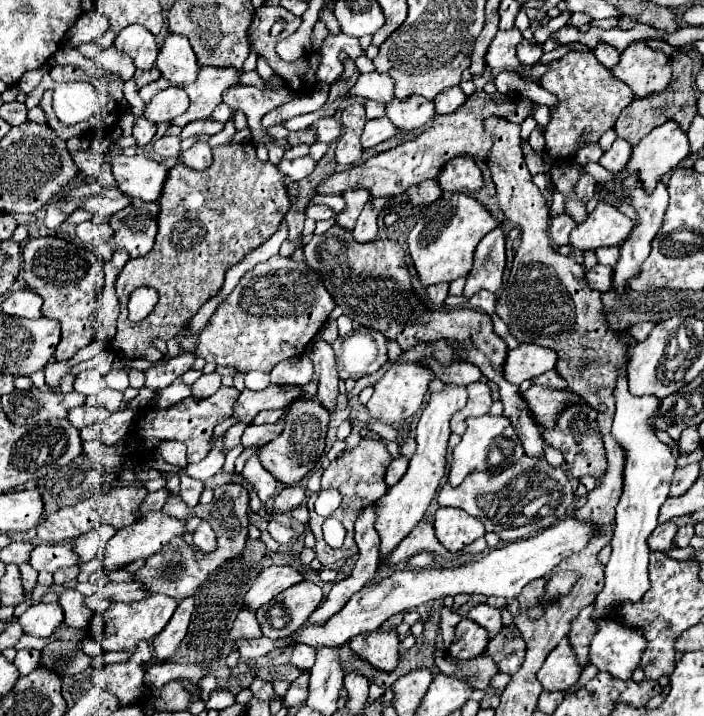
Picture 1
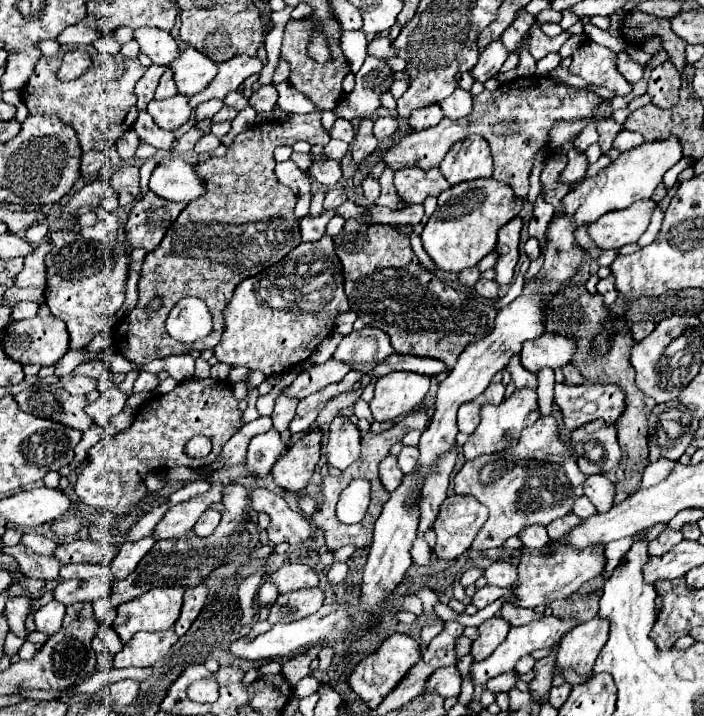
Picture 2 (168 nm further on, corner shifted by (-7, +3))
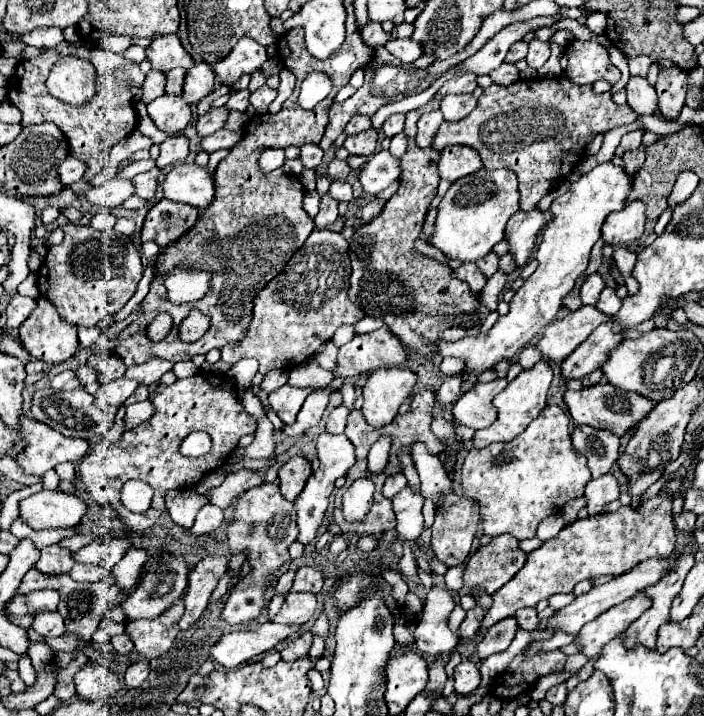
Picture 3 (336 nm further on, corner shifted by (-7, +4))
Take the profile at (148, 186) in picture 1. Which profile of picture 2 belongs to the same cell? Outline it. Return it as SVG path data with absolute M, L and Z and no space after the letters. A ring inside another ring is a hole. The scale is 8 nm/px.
M170 159L160 163L150 177L150 191L168 201L190 203L206 193L204 181L196 175L194 165L184 159Z

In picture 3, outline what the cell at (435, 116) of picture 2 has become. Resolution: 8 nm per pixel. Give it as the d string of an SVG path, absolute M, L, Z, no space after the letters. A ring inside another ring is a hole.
M434 110L434 112L428 112L428 114L420 116L420 120L416 124L418 126L416 144L420 148L428 148L430 142L432 142L432 138L434 138L434 134L436 134L436 130L438 130L438 126L442 122L444 122L444 118L442 118L442 112L440 110Z

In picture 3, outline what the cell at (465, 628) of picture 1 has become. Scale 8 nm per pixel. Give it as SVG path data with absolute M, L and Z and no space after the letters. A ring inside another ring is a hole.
M514 616L496 622L496 626L490 626L486 630L486 634L482 636L482 640L478 642L478 648L476 648L478 650L478 656L484 660L490 654L504 652L510 646L516 630L518 630L518 624L516 624L516 618Z

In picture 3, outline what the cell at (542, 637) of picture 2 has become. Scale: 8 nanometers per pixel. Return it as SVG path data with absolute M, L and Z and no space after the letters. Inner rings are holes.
M674 550L670 556L664 556L664 558L648 558L648 560L640 562L640 566L634 566L632 570L628 570L628 574L622 574L622 576L618 576L618 578L612 578L610 582L606 582L606 584L602 584L602 586L594 586L588 594L576 596L576 600L574 600L572 604L560 608L554 616L542 618L536 630L538 630L538 632L550 630L552 634L556 634L556 632L578 634L580 628L582 628L586 622L598 618L598 616L600 616L602 612L606 612L608 608L612 608L612 606L616 606L616 604L632 598L634 594L638 594L638 592L642 592L644 588L648 588L648 586L656 584L658 580L662 580L662 578L664 578L668 572L672 572L672 568L678 564L678 556L680 556L680 552Z

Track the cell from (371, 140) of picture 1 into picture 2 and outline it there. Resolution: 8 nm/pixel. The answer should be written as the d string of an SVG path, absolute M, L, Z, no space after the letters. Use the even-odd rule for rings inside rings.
M388 115L388 117L380 117L376 119L374 123L374 135L376 139L390 139L394 133L398 131L398 121L394 115Z

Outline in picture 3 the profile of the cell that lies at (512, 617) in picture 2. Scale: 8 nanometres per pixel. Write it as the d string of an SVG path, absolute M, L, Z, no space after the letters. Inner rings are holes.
M520 608L516 612L516 620L518 620L518 626L524 628L524 630L536 630L536 622L538 622L538 616L536 616L536 608Z

